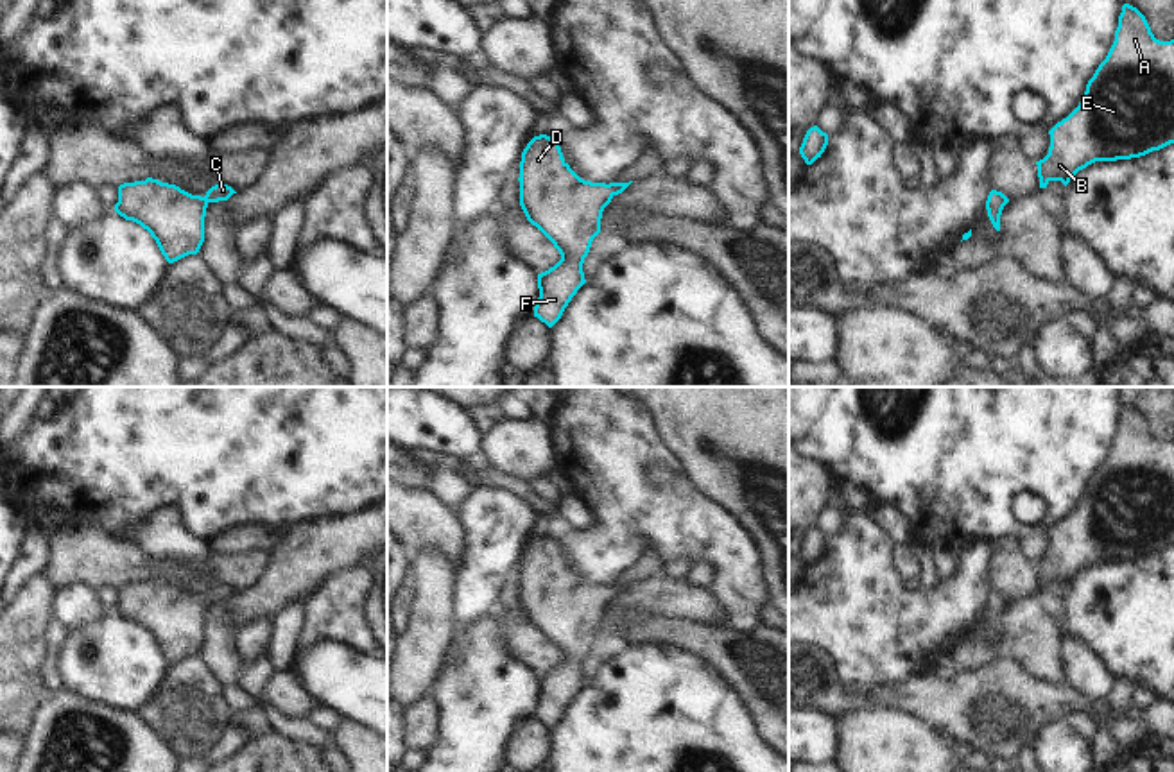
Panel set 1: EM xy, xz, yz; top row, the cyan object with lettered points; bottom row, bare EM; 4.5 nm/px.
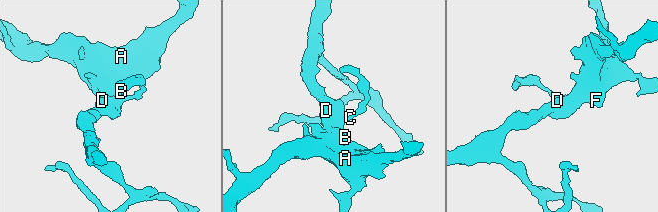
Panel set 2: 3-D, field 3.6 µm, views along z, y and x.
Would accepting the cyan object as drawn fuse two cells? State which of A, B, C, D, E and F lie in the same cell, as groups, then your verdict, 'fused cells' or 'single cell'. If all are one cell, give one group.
A B C D E F; single cell

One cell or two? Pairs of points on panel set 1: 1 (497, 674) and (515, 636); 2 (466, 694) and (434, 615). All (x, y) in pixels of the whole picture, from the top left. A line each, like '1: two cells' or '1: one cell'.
1: two cells
2: two cells

